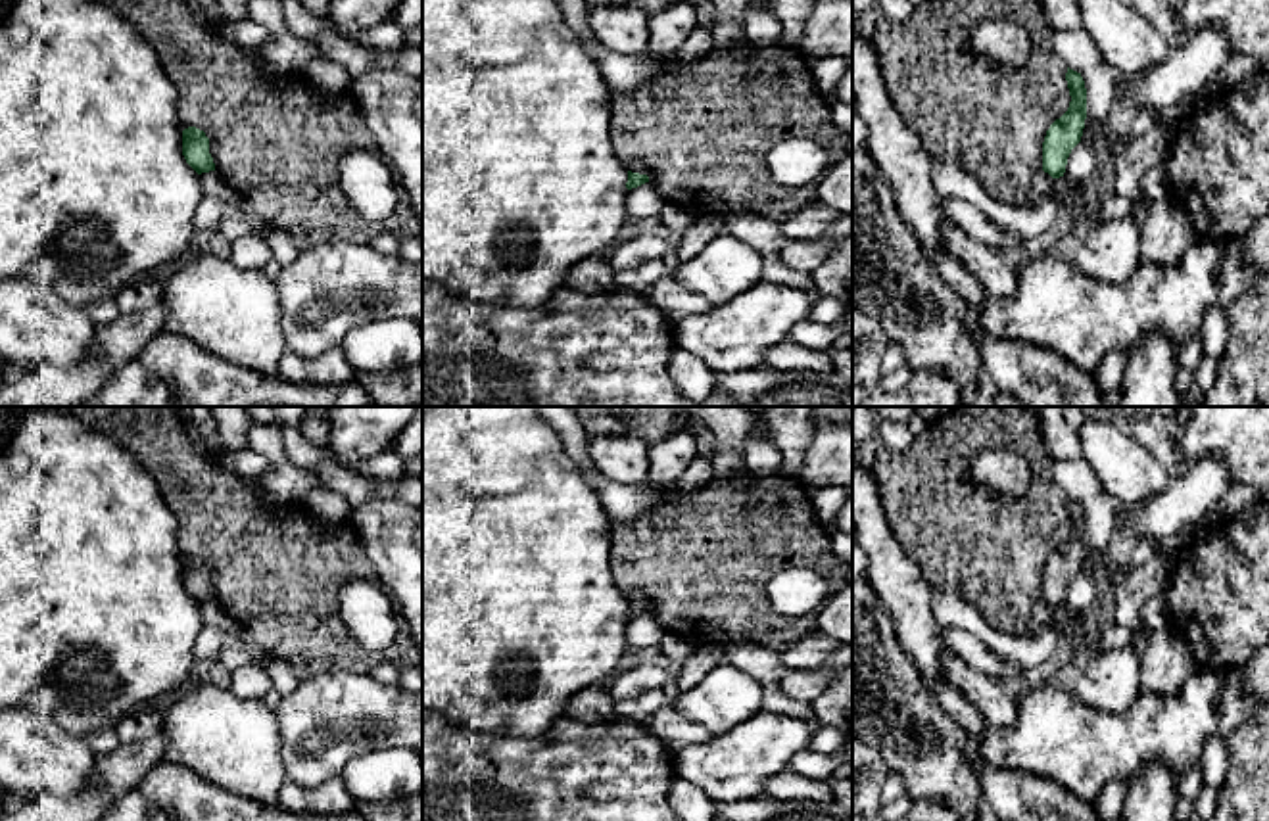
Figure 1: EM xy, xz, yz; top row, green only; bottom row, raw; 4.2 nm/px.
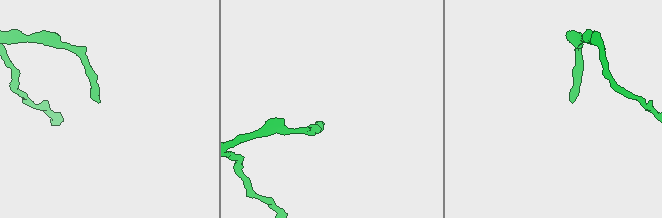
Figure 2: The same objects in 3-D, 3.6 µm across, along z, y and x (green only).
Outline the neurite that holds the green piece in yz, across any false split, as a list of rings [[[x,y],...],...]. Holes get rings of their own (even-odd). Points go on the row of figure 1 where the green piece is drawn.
[[[1067,67],[1065,81],[1071,96],[1069,107],[1050,125],[1042,142],[1042,171],[1052,178],[1064,176],[1067,157],[1081,142],[1087,119],[1087,88],[1081,73]]]

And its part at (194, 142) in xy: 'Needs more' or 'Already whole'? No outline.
Already whole

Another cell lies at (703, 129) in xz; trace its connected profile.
[[[778,44],[714,46],[705,58],[689,63],[662,59],[660,67],[630,96],[612,96],[611,138],[614,155],[624,163],[641,161],[649,182],[666,205],[682,207],[695,217],[754,213],[781,223],[797,211],[816,203],[816,188],[779,186],[768,167],[768,152],[781,140],[802,136],[826,148],[831,157],[847,153],[849,134],[833,123],[831,102],[816,84],[810,65],[797,48]]]

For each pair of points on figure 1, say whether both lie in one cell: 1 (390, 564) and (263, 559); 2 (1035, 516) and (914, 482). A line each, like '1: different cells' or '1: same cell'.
1: different cells
2: same cell

